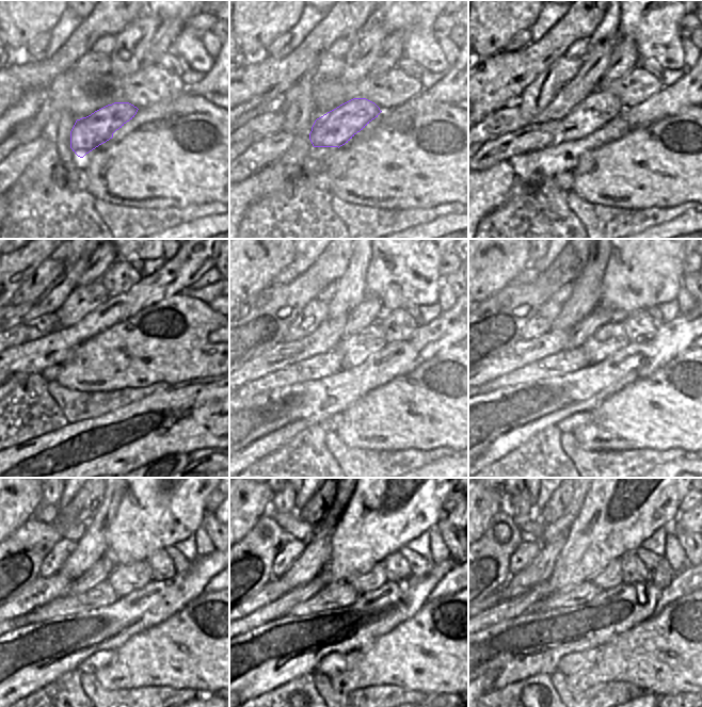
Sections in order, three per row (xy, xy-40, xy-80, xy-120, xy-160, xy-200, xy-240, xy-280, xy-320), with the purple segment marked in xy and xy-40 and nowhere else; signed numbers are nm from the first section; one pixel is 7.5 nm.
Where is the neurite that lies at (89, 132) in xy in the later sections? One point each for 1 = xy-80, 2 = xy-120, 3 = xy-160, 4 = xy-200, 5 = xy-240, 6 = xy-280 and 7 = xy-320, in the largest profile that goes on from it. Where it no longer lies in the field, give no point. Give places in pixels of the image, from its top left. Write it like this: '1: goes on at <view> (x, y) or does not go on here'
1: goes on at xy-80 (600, 107)
2: goes on at xy-120 (124, 343)
3: goes on at xy-160 (354, 350)
4: goes on at xy-200 (609, 338)
5: goes on at xy-240 (124, 579)
6: goes on at xy-280 (376, 577)
7: goes on at xy-320 (610, 577)

